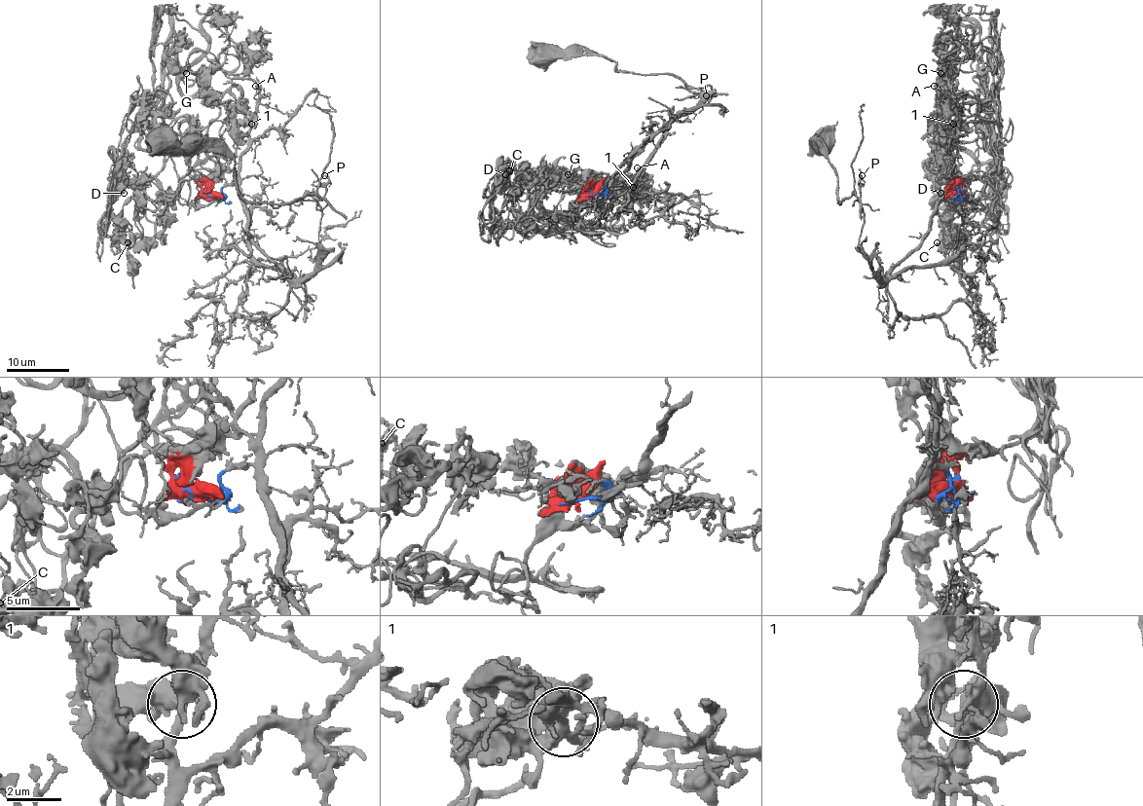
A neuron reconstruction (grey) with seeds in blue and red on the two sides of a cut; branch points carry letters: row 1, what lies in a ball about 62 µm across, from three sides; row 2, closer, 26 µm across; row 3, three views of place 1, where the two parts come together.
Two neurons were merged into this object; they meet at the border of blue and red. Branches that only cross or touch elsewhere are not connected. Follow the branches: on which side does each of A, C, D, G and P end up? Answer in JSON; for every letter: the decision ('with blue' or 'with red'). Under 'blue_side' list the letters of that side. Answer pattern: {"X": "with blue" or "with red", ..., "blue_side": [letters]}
{"A": "with blue", "C": "with red", "D": "with red", "G": "with red", "P": "with blue", "blue_side": ["A", "P"]}

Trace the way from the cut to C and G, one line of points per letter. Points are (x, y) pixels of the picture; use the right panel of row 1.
C: (960, 198), (968, 180), (990, 174), (999, 185), (1003, 158), (993, 228), (936, 241)
G: (960, 198), (968, 180), (990, 174), (999, 185), (999, 101), (983, 88), (983, 65), (960, 43), (940, 73)

